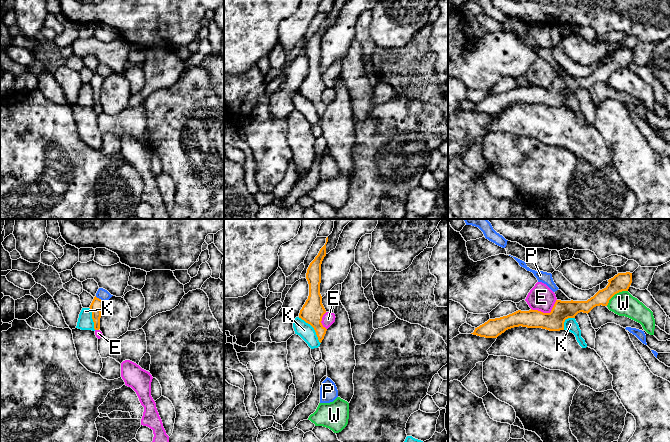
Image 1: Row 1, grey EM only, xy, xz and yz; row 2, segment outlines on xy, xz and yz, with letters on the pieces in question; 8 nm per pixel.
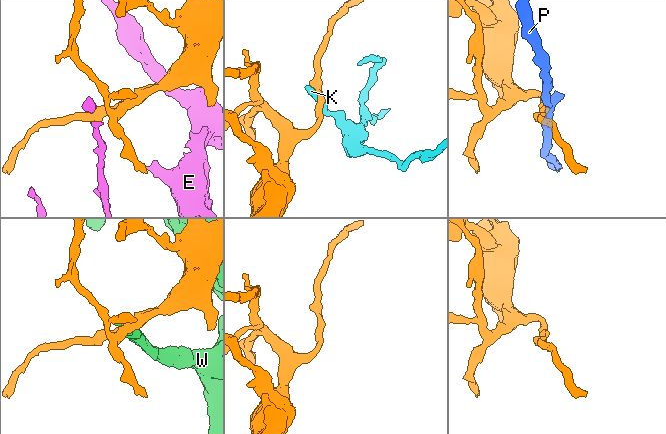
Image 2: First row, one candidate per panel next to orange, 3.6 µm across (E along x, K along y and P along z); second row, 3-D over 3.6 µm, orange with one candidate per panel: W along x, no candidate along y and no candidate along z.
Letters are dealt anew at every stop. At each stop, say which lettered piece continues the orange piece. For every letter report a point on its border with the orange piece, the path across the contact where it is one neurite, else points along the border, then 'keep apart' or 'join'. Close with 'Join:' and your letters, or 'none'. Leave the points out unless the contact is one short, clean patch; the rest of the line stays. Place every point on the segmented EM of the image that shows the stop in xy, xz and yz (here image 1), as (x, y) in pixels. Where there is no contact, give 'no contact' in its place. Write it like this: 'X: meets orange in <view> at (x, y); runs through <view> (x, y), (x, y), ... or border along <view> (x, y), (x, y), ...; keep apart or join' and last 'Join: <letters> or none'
E: meets orange in yz at (546, 313); border along yz (556, 299), (549, 312), (531, 309); keep apart
K: meets orange in xz at (313, 327); border along xz (298, 317), (313, 328), (320, 343); keep apart
P: meets orange in xy at (98, 298); border along xy (95, 296), (103, 302); keep apart
W: meets orange in yz at (615, 293); border along yz (627, 290), (617, 292), (606, 305); keep apart
Join: none

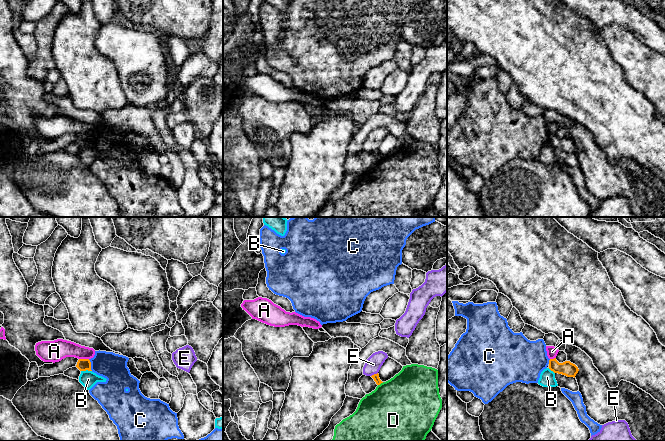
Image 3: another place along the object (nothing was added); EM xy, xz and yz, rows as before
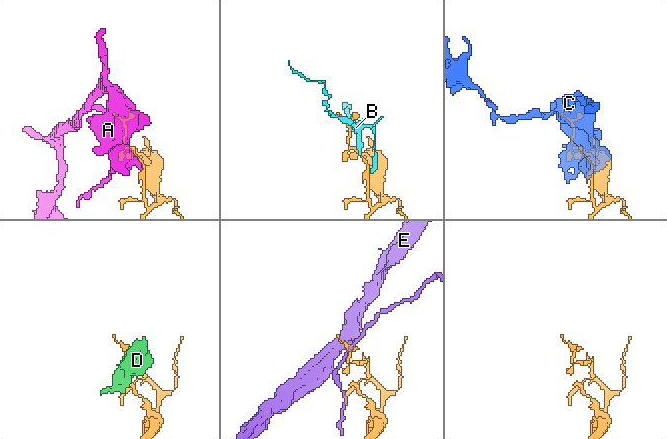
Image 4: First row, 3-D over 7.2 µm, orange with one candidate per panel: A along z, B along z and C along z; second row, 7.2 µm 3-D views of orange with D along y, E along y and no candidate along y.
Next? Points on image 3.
A: meets orange in xy at (84, 359); border along xy (79, 358), (88, 359); keep apart
B: meets orange in xy at (86, 369); keep apart
C: meets orange in xy at (90, 365); keep apart
D: meets orange in xz at (380, 383); border along xz (383, 382), (378, 385); keep apart
E: meets orange in xz at (374, 374); border along xz (377, 372), (371, 376); keep apart
Join: none

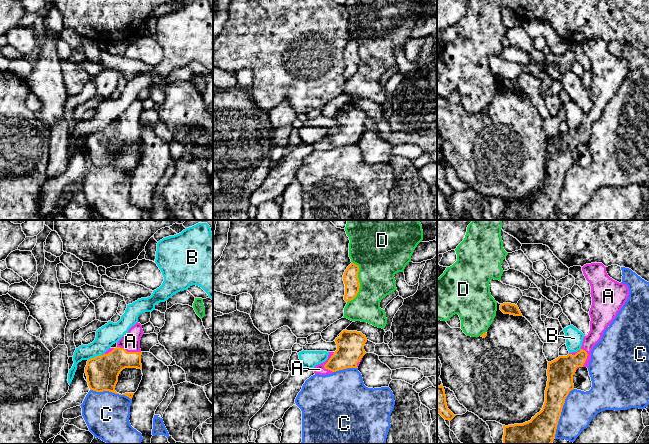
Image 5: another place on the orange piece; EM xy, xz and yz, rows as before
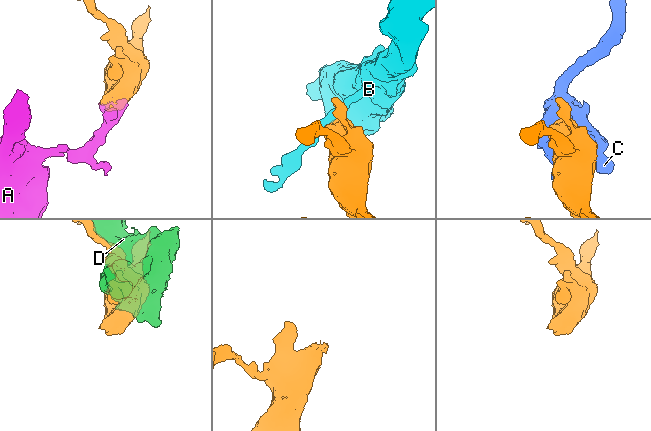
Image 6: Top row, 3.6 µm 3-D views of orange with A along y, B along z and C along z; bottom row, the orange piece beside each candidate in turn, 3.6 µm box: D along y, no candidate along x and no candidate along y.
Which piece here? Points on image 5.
A: meets orange in yz at (579, 351); join
B: meets orange in xy at (94, 357); border along xy (101, 354), (88, 360); keep apart
C: meets orange in yz at (560, 413); keep apart
D: meets orange in xz at (359, 283); keep apart
Join: A

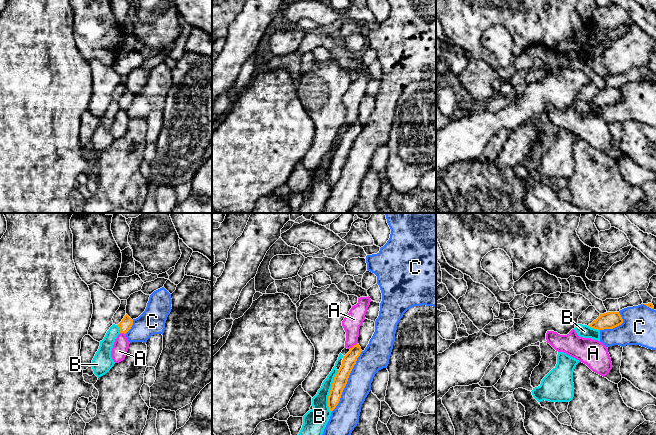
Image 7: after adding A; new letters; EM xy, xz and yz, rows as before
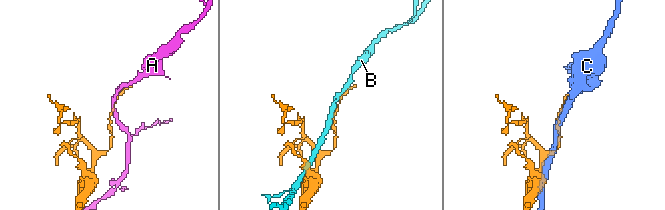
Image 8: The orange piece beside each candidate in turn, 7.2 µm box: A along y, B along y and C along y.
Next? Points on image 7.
A: meets orange in xz at (354, 345); border along xz (357, 342), (349, 348); keep apart
B: meets orange in xz at (330, 391); keep apart
C: meets orange in xz at (346, 382); keep apart
Join: none

